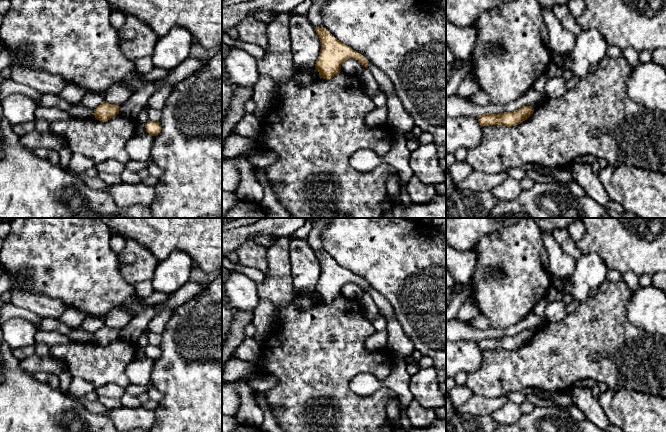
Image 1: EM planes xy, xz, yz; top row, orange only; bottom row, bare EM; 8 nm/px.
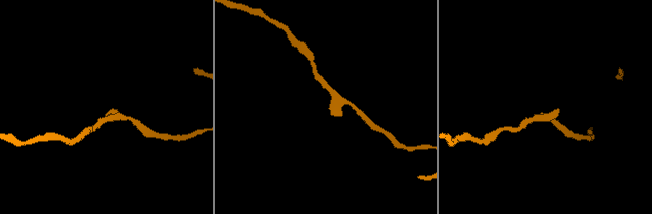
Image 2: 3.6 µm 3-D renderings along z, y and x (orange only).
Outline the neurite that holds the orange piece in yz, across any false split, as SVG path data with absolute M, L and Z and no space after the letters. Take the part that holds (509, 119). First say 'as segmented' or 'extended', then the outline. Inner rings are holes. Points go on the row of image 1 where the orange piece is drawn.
as segmented | M524 106L514 112L504 112L500 114L484 114L478 118L478 122L482 127L489 125L504 125L512 127L527 120L533 114L533 112L533 107Z

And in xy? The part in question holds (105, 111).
as segmented | M104 101L93 111L97 120L105 122L119 114L119 106Z

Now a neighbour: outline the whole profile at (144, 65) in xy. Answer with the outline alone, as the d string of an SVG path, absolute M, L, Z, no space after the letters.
M146 56L141 59L133 60L132 63L134 64L136 70L142 74L149 73L155 67L151 56Z

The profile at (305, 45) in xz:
M291 16L289 33L294 71L314 68L321 49L320 40L307 16Z

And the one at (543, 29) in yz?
M542 24L540 27L540 35L544 45L549 48L548 28L545 24Z

